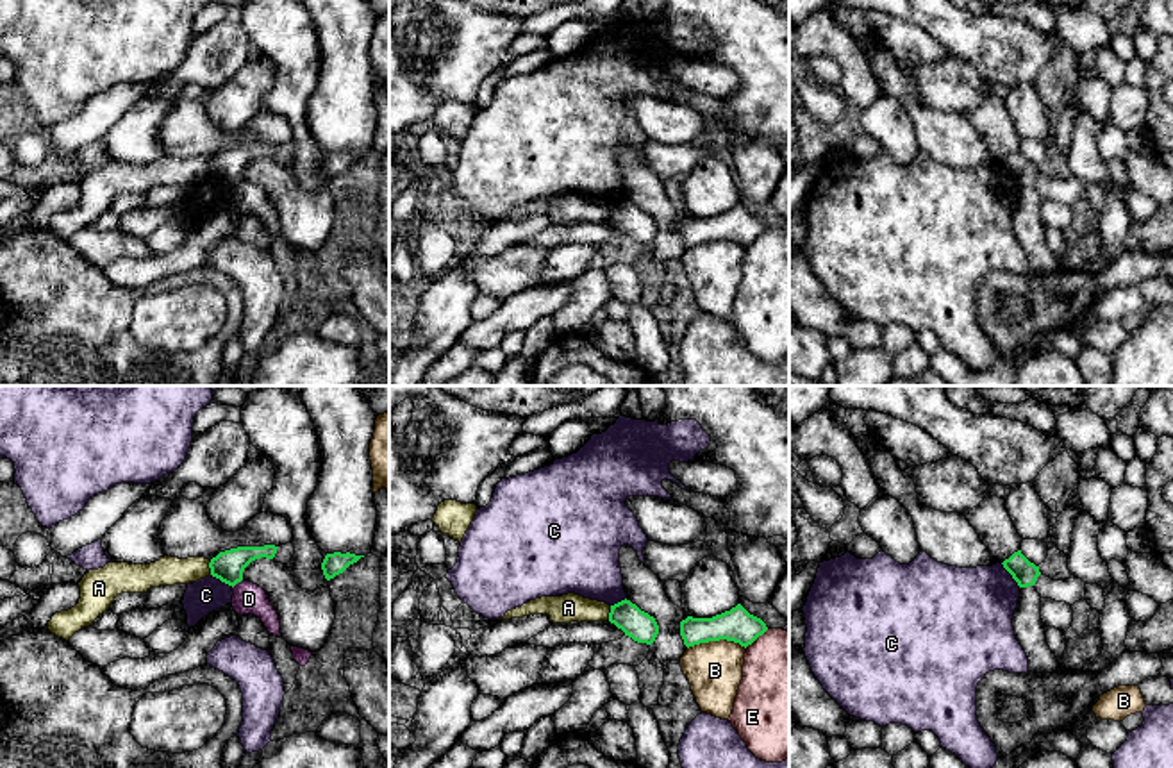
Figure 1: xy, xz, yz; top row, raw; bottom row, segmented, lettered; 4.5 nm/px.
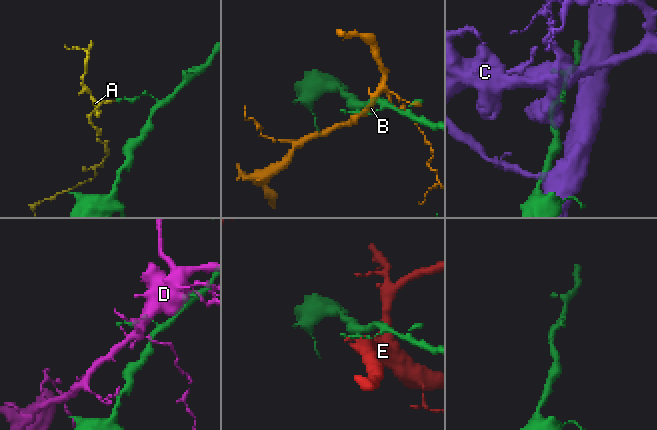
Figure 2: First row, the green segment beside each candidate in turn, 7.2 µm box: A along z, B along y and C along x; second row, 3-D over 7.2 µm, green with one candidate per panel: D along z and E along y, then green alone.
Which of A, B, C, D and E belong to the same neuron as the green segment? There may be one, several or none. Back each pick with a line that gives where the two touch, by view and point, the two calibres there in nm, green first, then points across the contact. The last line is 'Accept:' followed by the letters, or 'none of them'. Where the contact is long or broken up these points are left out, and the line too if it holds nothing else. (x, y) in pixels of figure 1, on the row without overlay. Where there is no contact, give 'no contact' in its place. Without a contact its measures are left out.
Accept: none of them

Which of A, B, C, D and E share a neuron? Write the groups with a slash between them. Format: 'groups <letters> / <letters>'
groups A / B / C / D / E

